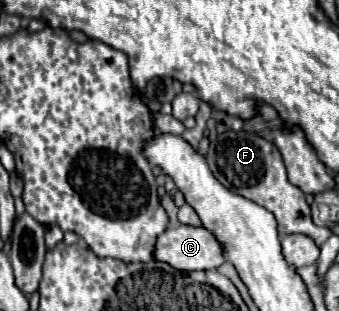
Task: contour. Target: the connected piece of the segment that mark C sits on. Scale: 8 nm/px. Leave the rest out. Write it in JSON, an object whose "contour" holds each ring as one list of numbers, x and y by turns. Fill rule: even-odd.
{"contour":[[168,227,156,241,156,259,180,271,218,269,224,263,224,247,206,227]]}

